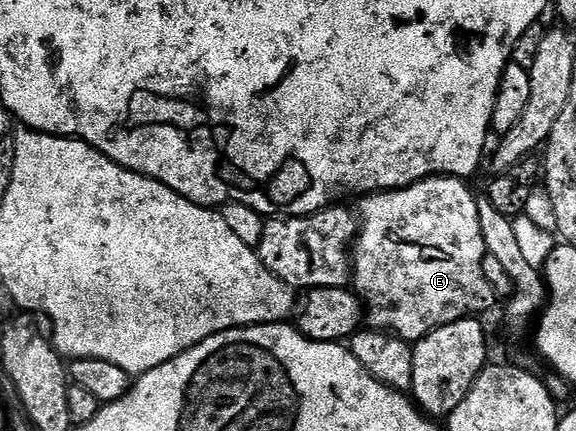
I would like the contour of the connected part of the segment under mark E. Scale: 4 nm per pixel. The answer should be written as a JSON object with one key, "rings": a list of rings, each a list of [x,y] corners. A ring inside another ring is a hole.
{"rings":[[[435,177],[433,179],[422,179],[419,183],[412,184],[411,187],[399,187],[396,191],[370,193],[359,202],[363,203],[359,207],[356,207],[356,214],[360,220],[360,230],[358,238],[354,240],[354,249],[352,252],[352,283],[364,300],[366,310],[364,315],[365,322],[373,330],[389,331],[390,334],[399,335],[401,339],[413,345],[428,333],[432,333],[444,325],[452,325],[452,321],[482,317],[485,316],[485,311],[493,309],[494,303],[496,303],[496,296],[492,285],[488,283],[488,278],[485,276],[488,235],[484,227],[482,231],[482,215],[478,212],[478,203],[474,200],[473,193],[466,186],[467,184],[460,179]]]}

